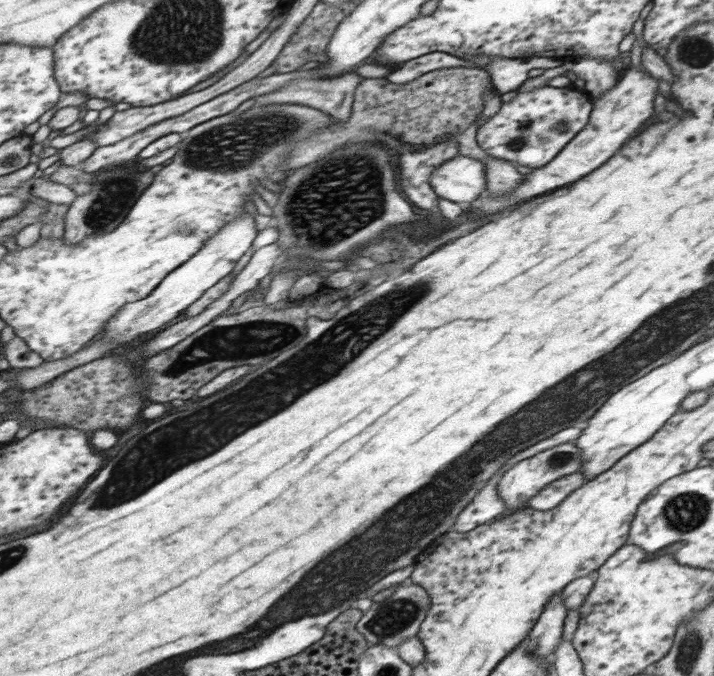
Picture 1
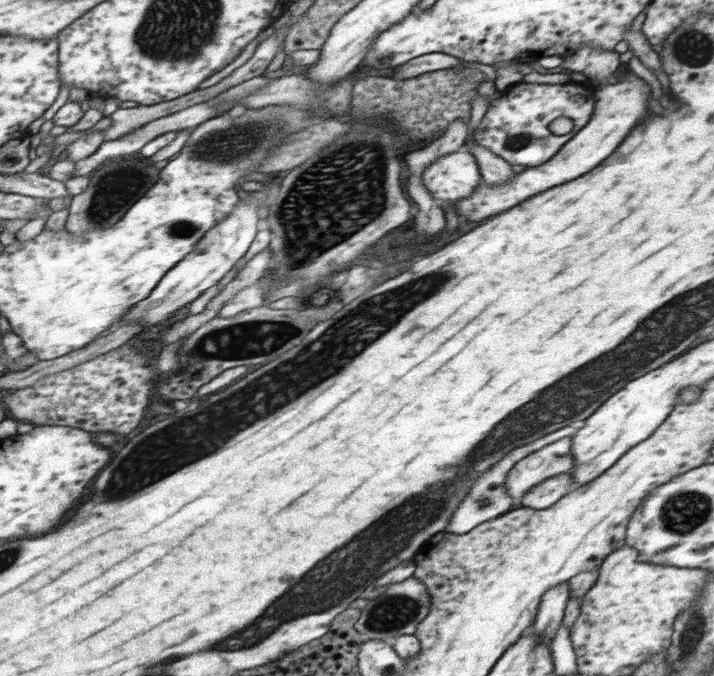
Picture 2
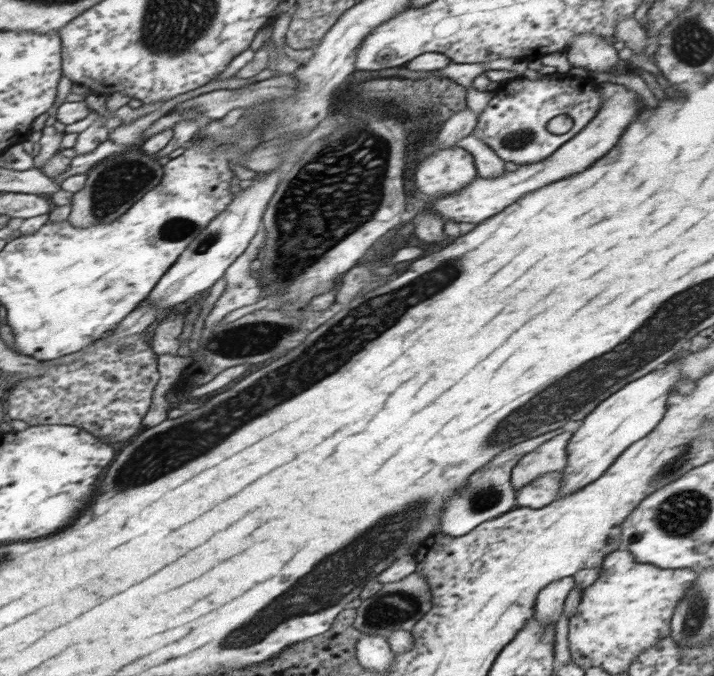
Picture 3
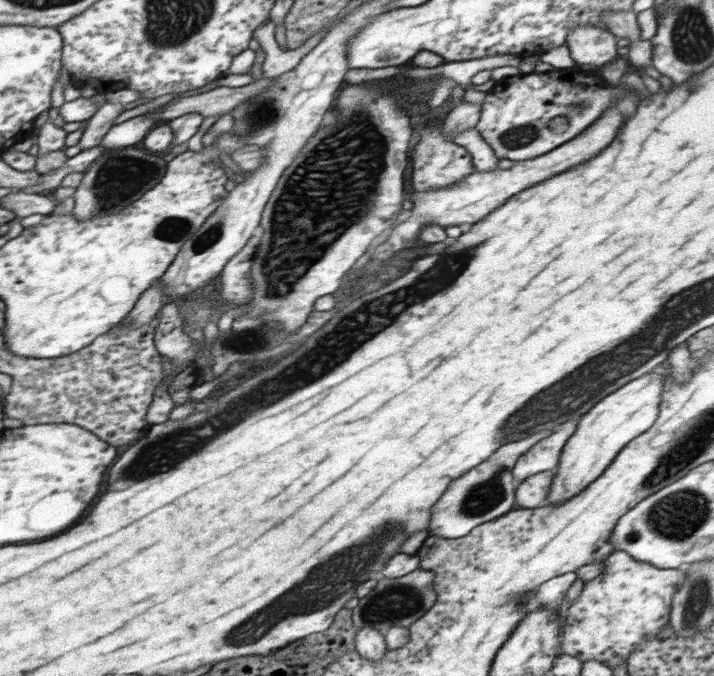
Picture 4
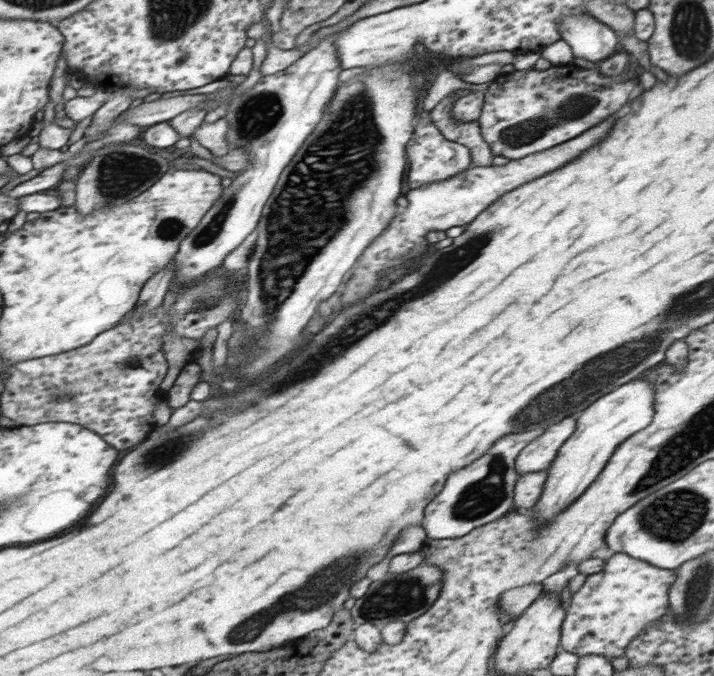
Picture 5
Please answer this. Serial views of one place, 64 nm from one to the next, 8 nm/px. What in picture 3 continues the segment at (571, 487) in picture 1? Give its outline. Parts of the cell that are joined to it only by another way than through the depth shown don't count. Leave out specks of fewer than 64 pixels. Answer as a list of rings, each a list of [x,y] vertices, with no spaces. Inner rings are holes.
[[[550,472],[535,478],[516,492],[516,506],[540,509],[558,499],[562,472]]]

